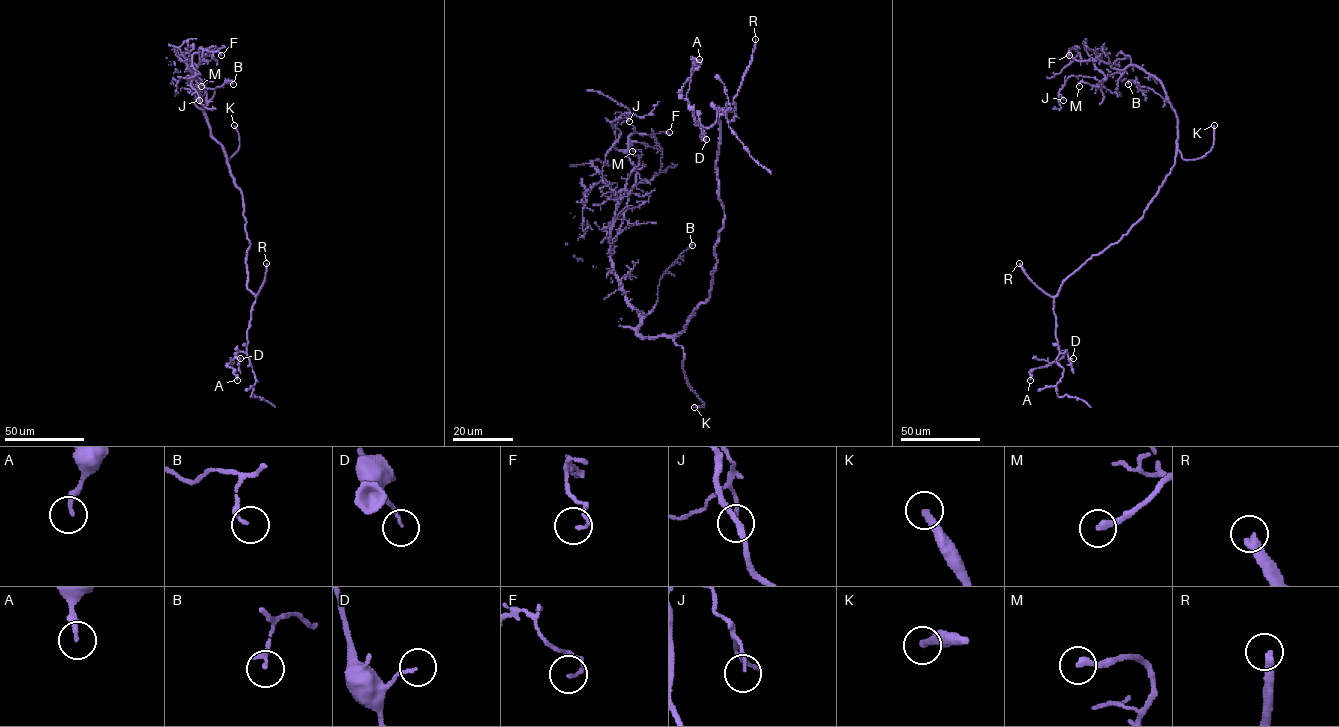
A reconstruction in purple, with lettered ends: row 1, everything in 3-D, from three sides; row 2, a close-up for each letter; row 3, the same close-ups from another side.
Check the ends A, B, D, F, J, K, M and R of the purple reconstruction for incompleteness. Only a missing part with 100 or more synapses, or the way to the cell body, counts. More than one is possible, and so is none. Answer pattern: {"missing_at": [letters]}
{"missing_at": ["K", "R"]}

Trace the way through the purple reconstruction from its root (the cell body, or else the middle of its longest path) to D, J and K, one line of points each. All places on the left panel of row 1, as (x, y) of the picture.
D: (242, 196), (250, 243), (247, 288), (256, 301), (246, 352), (238, 352), (240, 358)
J: (242, 196), (211, 135), (205, 88), (189, 65), (194, 78), (185, 77), (195, 76), (190, 85), (199, 100)
K: (242, 196), (223, 152), (229, 160), (239, 147), (234, 125)

